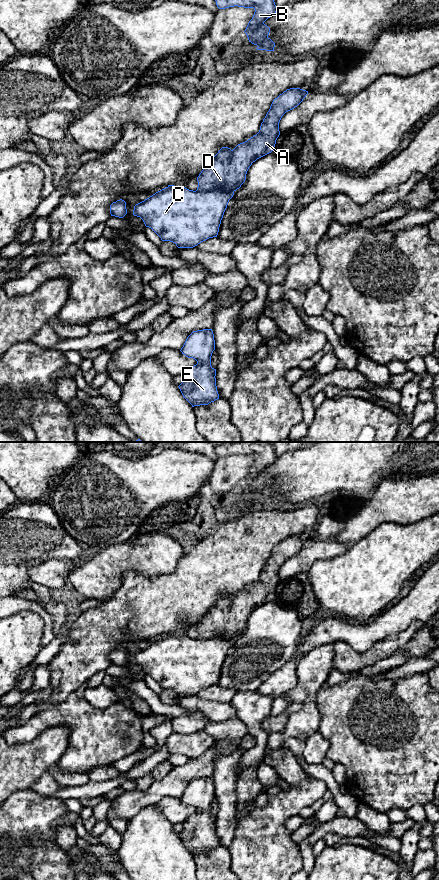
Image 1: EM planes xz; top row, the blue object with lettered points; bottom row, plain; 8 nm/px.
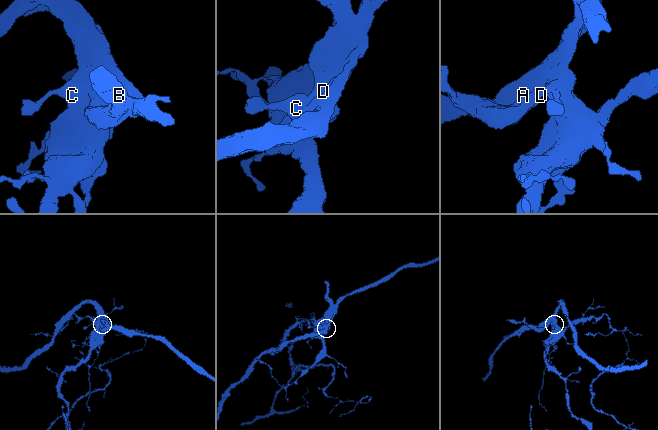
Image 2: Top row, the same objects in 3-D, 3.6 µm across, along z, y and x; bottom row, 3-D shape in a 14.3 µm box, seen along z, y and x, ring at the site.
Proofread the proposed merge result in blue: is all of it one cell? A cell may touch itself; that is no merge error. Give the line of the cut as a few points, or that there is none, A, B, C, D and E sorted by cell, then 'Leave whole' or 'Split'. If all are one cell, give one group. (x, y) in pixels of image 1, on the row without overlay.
Split along xz (196, 638), (231, 638), (233, 640). Groups: A B D / C E. Split

